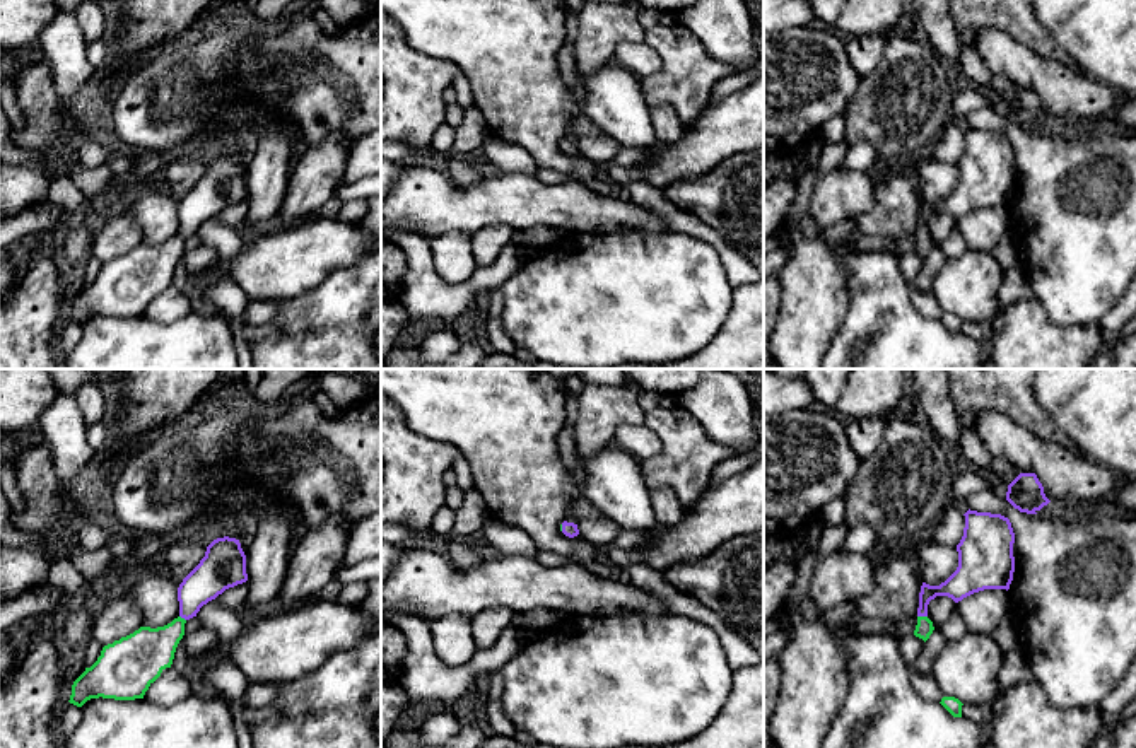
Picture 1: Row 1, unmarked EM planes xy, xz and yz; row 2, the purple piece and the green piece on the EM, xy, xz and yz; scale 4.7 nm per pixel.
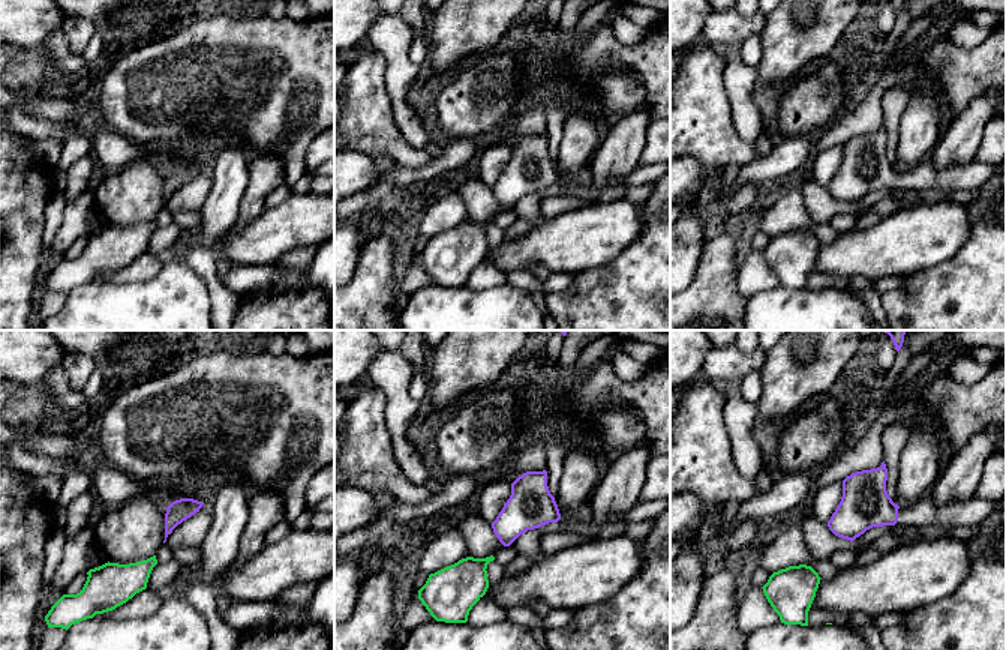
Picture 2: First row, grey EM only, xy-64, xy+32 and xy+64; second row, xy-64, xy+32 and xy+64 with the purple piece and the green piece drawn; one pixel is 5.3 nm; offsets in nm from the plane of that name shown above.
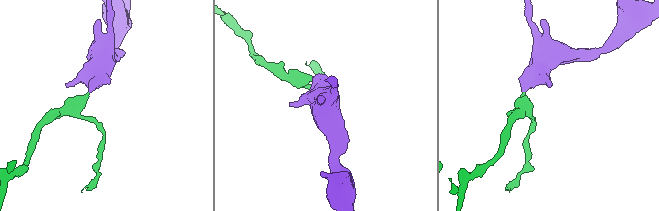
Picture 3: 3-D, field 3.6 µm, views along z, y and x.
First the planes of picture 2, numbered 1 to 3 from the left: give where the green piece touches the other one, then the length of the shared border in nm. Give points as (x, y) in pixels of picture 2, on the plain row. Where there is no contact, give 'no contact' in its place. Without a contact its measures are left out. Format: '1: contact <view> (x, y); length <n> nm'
1: no contact
2: no contact
3: no contact

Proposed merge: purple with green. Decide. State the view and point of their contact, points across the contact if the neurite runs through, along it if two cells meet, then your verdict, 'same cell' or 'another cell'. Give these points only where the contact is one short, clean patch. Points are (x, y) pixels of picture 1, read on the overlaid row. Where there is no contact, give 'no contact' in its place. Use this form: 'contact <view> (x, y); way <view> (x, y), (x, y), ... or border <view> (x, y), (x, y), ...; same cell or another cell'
contact yz (923, 615); way yz (964, 581), (933, 591), (923, 615), (925, 627); same cell

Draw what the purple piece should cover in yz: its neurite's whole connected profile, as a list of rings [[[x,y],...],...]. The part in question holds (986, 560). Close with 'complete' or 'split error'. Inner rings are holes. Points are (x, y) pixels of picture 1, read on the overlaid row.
[[[967,511],[957,570],[940,586],[922,582],[919,593],[917,625],[914,635],[924,642],[933,634],[928,605],[936,596],[955,603],[984,589],[1010,589],[1015,572],[1015,533],[1008,517],[991,512]]]; split error

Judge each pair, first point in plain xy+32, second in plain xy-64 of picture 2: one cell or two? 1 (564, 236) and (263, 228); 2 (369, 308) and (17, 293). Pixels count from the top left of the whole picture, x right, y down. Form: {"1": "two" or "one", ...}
{"1": "one", "2": "one"}

